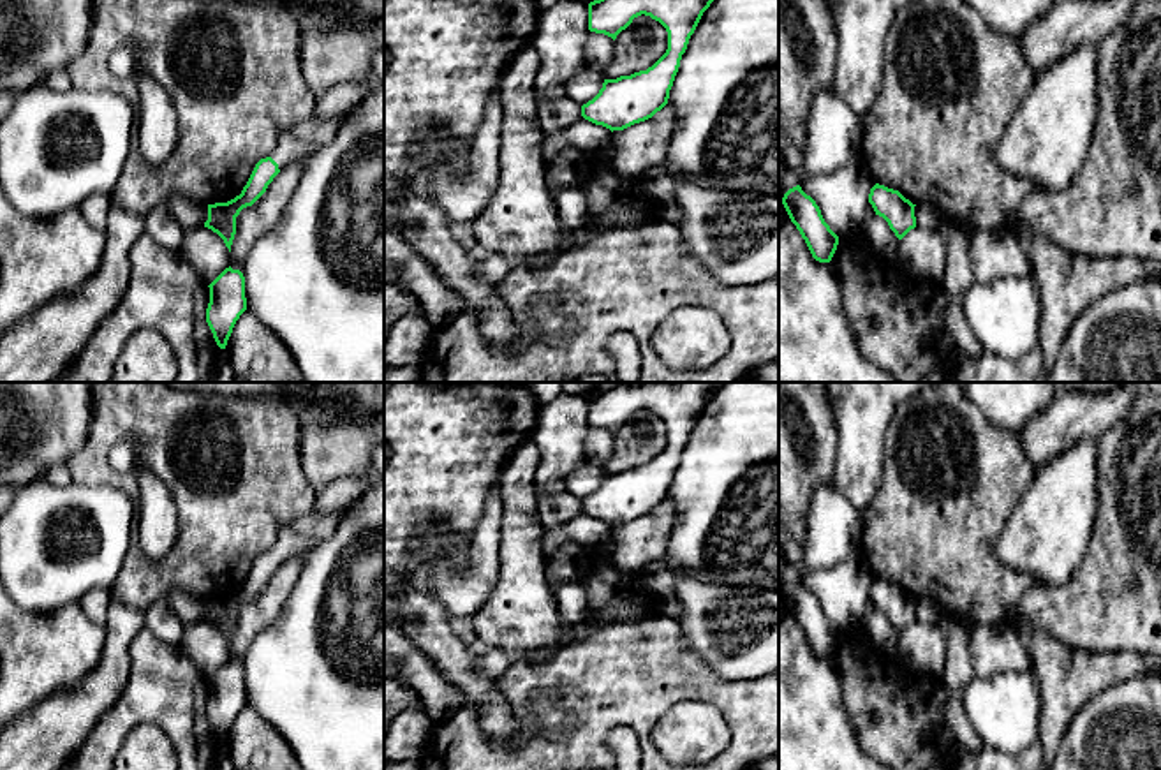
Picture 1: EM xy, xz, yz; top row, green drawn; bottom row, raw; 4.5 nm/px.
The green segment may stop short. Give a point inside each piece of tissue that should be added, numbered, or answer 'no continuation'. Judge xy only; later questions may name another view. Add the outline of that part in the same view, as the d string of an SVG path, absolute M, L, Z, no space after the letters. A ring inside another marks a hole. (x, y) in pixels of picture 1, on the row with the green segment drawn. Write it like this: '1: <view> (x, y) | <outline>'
1: xy (289, 150) | M285 130L280 134L270 157L278 164L280 171L292 164L301 164L305 167L319 146L317 143L299 141L291 130Z

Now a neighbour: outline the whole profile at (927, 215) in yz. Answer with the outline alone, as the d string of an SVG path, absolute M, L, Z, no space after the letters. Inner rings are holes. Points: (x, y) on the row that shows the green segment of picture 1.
M928 201L914 206L914 217L916 217L916 226L927 229L935 229L943 218L939 210Z

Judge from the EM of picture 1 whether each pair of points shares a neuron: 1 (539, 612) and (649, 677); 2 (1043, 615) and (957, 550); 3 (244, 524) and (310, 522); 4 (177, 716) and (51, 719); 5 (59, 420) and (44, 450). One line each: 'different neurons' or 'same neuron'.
1: different neurons
2: different neurons
3: different neurons
4: different neurons
5: same neuron

